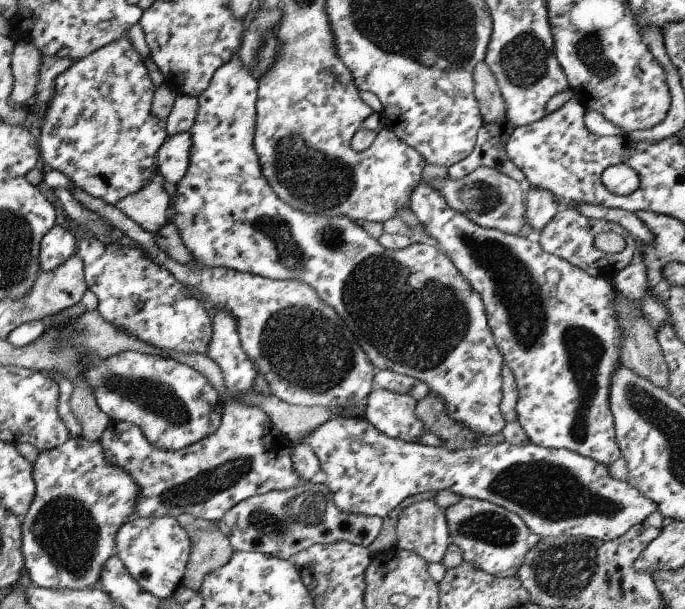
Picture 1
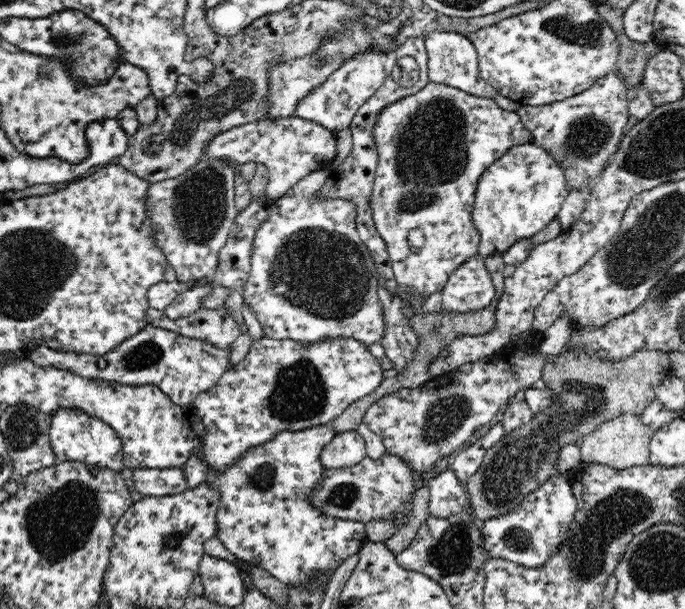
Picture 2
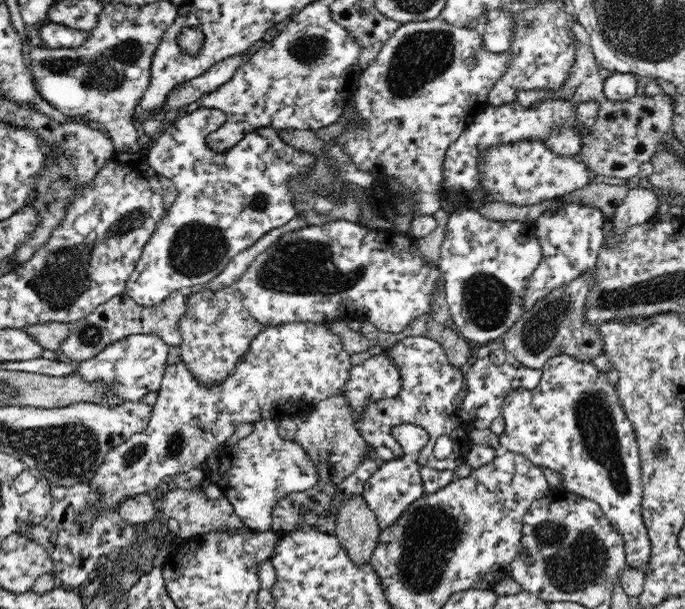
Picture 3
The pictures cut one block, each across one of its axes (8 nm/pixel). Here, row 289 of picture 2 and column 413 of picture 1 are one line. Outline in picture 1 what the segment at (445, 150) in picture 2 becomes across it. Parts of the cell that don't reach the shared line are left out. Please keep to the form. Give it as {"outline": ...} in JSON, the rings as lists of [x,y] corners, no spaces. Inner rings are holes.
{"outline":[[[374,387],[366,398],[364,417],[390,438],[418,443],[428,429],[416,418],[416,403],[411,396]]]}

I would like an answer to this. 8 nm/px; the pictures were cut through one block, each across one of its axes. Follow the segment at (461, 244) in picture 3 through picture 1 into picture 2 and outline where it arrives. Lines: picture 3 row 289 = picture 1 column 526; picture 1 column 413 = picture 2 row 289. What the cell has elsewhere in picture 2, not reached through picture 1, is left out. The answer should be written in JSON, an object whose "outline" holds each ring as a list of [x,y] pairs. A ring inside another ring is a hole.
{"outline":[[[474,254],[466,260],[454,273],[450,274],[446,286],[441,290],[443,310],[456,317],[456,314],[474,313],[483,310],[498,298],[496,280],[485,265],[485,258],[481,254]]]}

